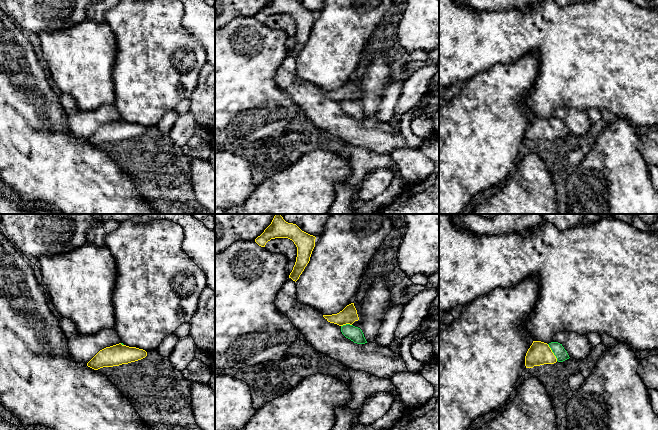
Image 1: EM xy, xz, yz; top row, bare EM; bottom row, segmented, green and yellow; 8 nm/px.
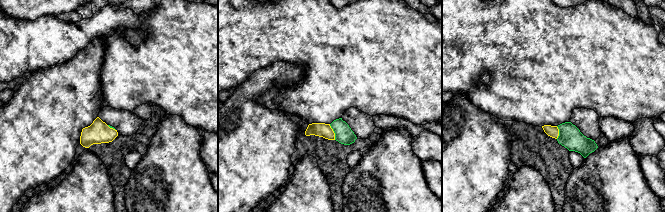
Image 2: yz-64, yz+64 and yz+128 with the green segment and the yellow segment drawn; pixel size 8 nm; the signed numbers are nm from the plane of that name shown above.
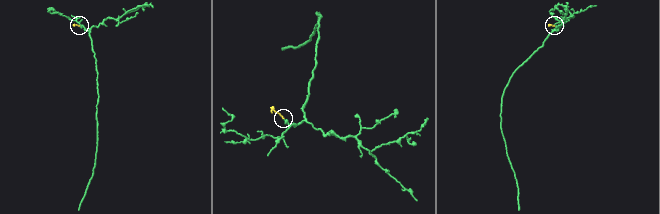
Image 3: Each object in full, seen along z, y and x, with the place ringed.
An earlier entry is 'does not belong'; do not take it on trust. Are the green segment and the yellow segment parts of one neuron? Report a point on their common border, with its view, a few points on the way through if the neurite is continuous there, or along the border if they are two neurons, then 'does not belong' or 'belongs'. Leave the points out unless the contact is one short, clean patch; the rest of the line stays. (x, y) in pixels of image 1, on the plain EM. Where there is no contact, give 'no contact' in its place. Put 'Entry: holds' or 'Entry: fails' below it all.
meets green in yz at (552, 127); runs through yz (561, 130), (552, 127), (539, 129); belongs
Entry: fails

